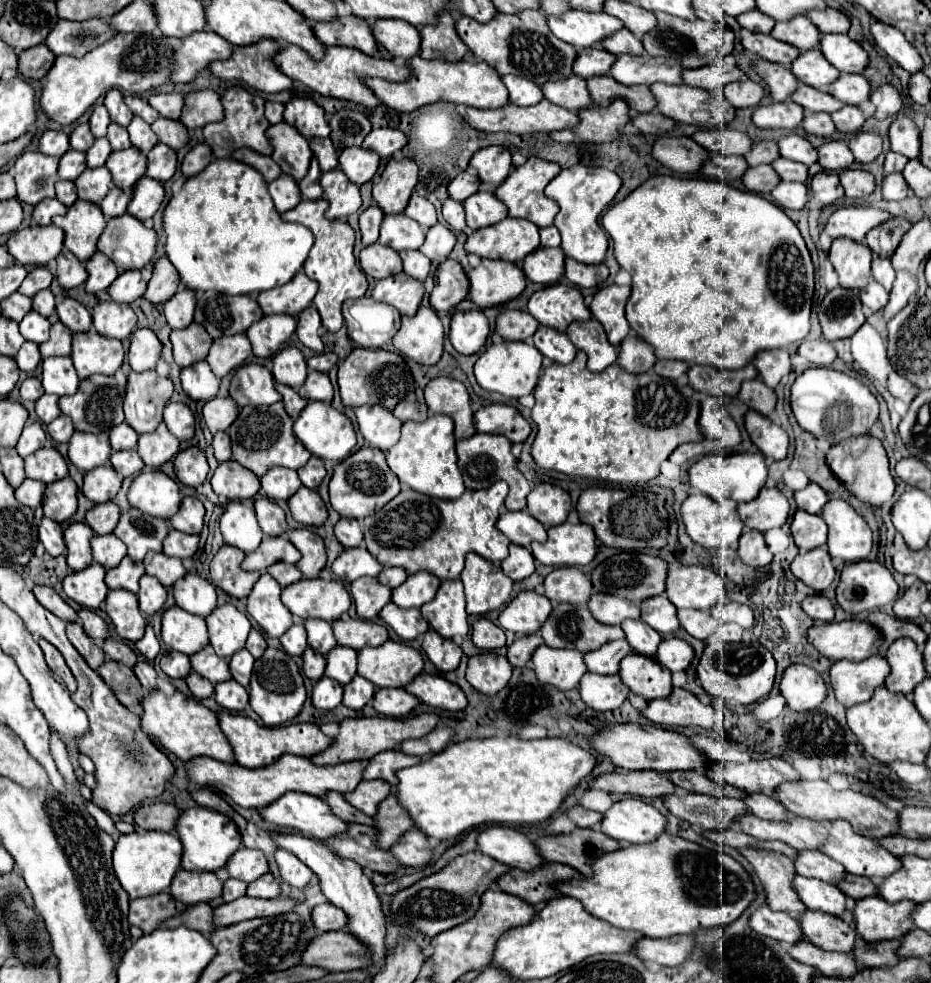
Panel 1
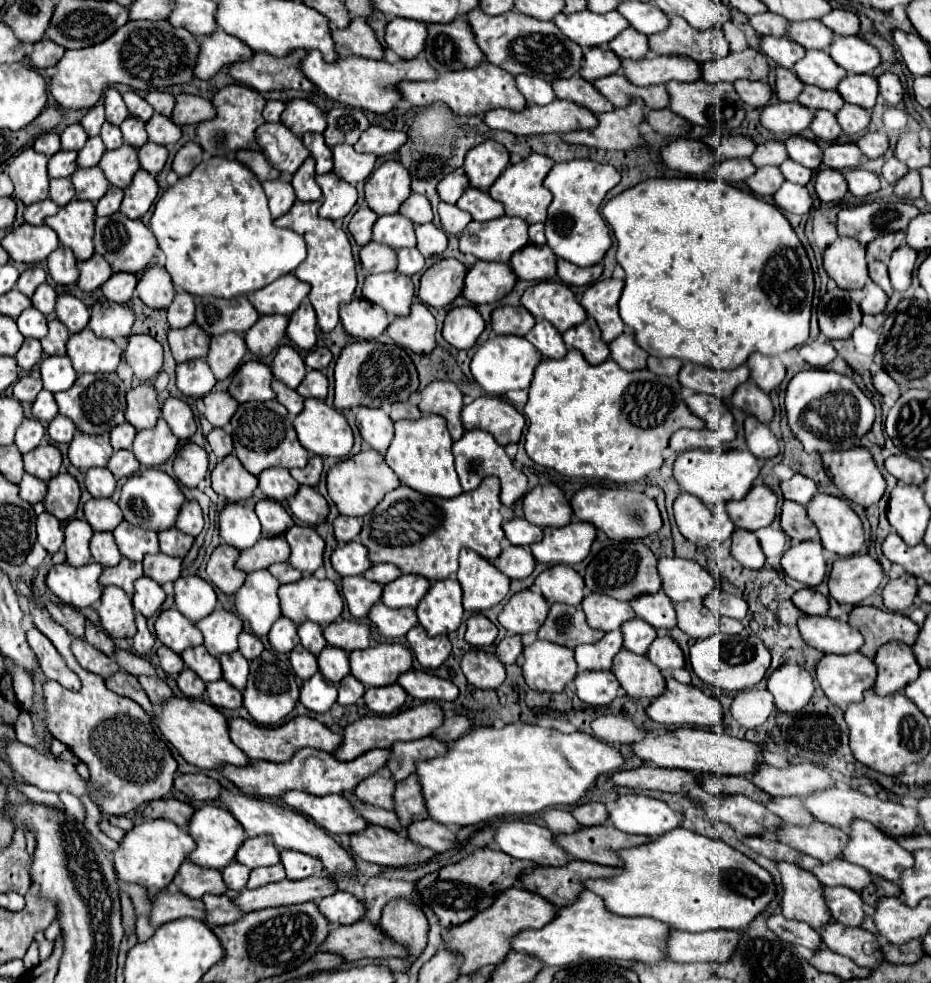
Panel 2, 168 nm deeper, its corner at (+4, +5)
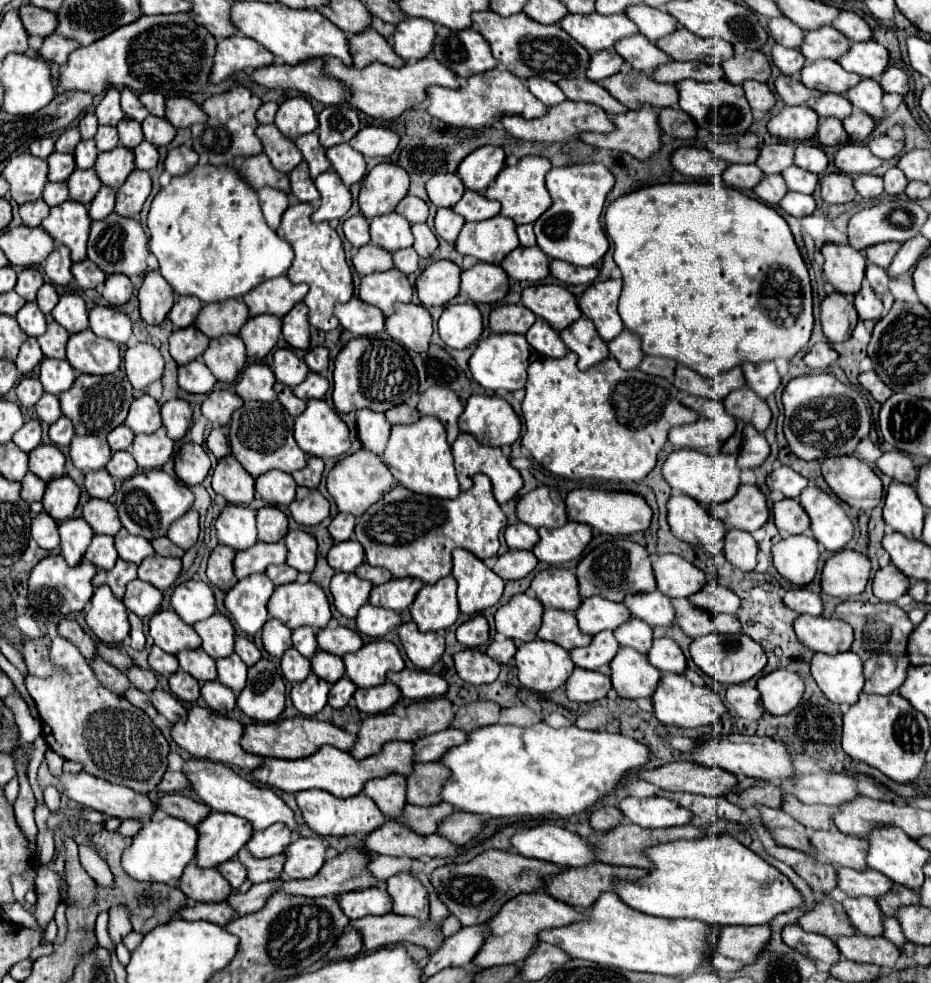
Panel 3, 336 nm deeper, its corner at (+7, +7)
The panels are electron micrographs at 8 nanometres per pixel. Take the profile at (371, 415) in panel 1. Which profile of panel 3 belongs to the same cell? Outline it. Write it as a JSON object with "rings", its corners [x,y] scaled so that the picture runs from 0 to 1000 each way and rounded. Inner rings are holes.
{"rings":[[[387,416],[382,418],[382,434],[385,434],[385,445],[389,449],[389,455],[410,463],[410,459],[415,457],[417,443],[419,443],[419,432],[412,420]]]}

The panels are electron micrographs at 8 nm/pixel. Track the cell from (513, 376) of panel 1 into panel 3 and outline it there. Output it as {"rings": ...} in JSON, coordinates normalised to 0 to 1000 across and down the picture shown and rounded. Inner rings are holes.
{"rings":[[[554,339],[527,340],[526,343],[513,347],[513,351],[505,363],[505,377],[507,377],[507,384],[520,396],[554,398],[554,396],[563,396],[565,375],[574,365],[578,365],[578,359],[569,353],[569,349],[565,347],[563,341]]]}

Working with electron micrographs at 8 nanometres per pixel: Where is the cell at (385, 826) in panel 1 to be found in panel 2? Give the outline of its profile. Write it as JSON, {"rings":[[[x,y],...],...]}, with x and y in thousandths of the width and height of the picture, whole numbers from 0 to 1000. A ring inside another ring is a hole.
{"rings":[[[446,786],[441,790],[437,790],[435,795],[426,797],[426,803],[424,803],[424,827],[429,829],[433,841],[439,841],[444,835],[461,831],[461,827],[456,823],[454,805],[452,805],[452,799],[450,799]]]}

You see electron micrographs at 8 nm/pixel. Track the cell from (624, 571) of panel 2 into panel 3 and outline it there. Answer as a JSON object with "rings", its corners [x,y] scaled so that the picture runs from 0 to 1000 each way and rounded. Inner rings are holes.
{"rings":[[[675,548],[651,550],[644,556],[636,558],[623,573],[621,573],[621,595],[623,607],[649,607],[655,611],[670,611],[675,603],[698,603],[705,601],[705,589],[700,581],[700,573],[696,569],[696,561]]]}

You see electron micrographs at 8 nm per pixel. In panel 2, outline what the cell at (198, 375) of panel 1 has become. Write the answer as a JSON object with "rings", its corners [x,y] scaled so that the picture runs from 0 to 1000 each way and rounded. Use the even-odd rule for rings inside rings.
{"rings":[[[207,365],[190,371],[190,394],[194,396],[197,402],[209,404],[209,406],[220,404],[231,390],[233,388],[229,379],[218,365]]]}

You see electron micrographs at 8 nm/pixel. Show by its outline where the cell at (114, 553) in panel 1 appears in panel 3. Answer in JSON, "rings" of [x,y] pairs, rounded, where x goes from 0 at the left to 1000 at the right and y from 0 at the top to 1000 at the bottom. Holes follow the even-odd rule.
{"rings":[[[101,544],[99,552],[95,554],[92,569],[99,571],[105,579],[122,577],[127,563],[122,561],[122,548],[118,544]]]}

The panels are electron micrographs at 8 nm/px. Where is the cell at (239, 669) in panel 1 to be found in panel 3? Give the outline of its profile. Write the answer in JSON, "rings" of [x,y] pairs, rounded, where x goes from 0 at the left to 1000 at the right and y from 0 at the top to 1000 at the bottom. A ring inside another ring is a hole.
{"rings":[[[249,664],[245,668],[234,670],[232,679],[234,679],[234,693],[256,707],[264,697],[264,683],[266,683],[264,674],[260,674],[260,670],[256,670],[253,664]]]}

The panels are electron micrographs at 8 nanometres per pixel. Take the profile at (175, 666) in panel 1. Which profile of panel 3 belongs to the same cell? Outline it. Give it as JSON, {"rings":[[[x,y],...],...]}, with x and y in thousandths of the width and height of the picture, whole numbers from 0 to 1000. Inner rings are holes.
{"rings":[[[163,658],[161,662],[161,668],[159,668],[159,674],[163,679],[163,683],[176,687],[176,689],[183,689],[185,685],[191,683],[191,670],[183,664],[176,664],[172,658]]]}

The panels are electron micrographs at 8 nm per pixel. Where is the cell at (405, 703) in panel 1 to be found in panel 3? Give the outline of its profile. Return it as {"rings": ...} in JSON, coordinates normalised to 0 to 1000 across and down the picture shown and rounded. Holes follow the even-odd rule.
{"rings":[[[415,693],[412,697],[406,699],[385,701],[380,705],[380,711],[382,719],[391,725],[412,725],[425,717],[425,713],[430,711],[430,703],[427,699],[423,699],[423,695]]]}

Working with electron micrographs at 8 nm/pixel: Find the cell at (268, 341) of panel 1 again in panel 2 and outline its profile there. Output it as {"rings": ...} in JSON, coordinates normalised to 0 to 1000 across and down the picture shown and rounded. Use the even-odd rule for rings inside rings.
{"rings":[[[280,320],[278,327],[261,343],[272,361],[285,363],[306,343],[306,335],[308,335],[306,320]]]}

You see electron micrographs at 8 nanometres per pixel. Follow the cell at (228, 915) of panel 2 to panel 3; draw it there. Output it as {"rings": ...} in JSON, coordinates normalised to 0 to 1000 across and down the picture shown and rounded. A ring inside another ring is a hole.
{"rings":[[[299,894],[290,896],[290,898],[279,898],[279,900],[271,900],[269,906],[264,908],[247,908],[245,910],[245,921],[256,929],[256,931],[266,931],[277,927],[288,913],[294,908],[294,902],[299,902]]]}

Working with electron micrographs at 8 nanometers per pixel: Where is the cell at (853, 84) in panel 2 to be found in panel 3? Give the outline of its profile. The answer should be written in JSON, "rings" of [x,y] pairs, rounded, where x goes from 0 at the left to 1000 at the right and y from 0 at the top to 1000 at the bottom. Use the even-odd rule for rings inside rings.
{"rings":[[[926,80],[922,86],[917,86],[909,95],[911,103],[919,109],[932,115],[939,121],[950,119],[950,109],[947,109],[947,89],[939,80]]]}

